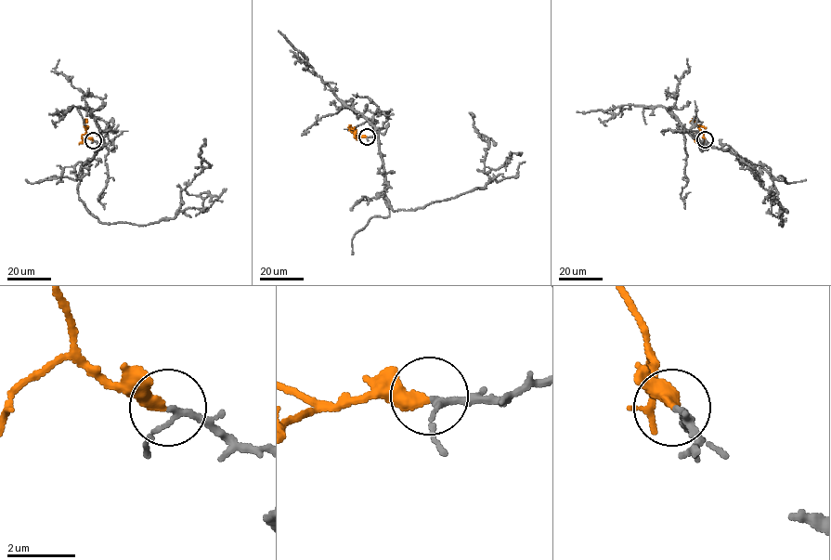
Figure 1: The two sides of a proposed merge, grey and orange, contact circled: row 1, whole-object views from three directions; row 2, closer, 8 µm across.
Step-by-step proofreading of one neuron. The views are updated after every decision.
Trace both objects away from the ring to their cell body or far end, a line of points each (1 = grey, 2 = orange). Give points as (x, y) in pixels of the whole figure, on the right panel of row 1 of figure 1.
1: (705, 140), (761, 164), (777, 191), (783, 226), (774, 193), (720, 139)
2: (705, 140), (703, 136), (702, 143), (696, 142), (693, 133)

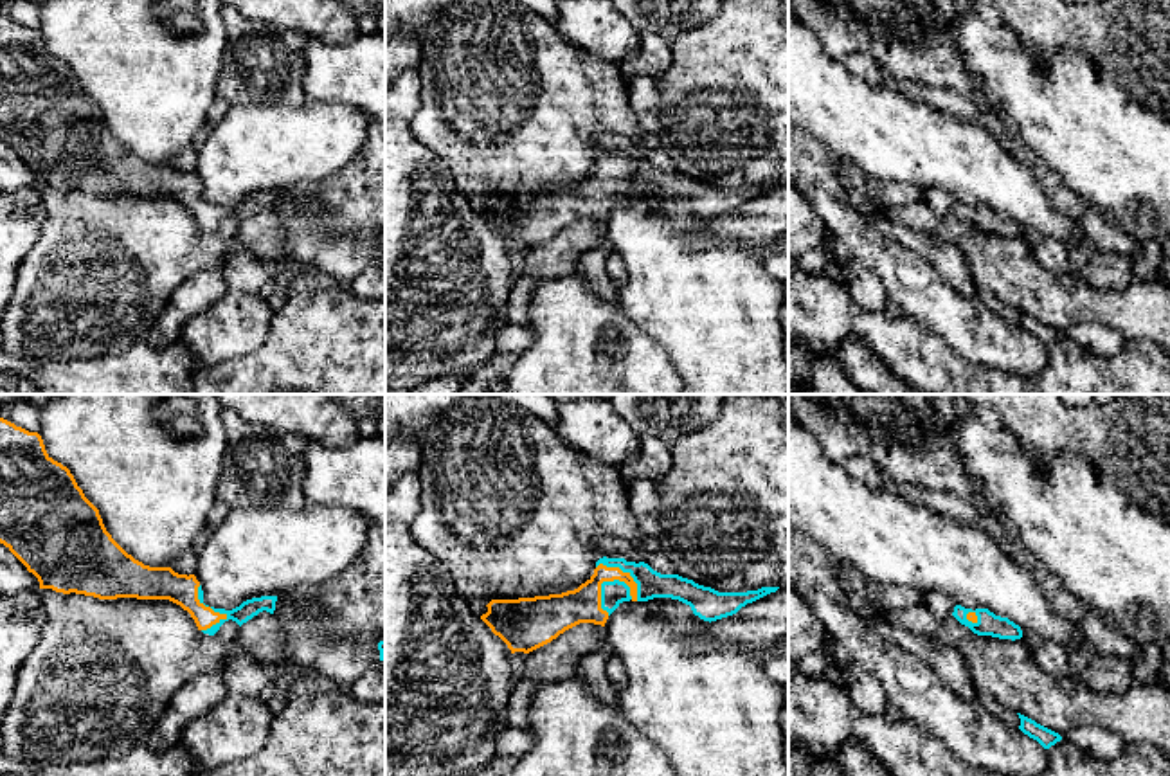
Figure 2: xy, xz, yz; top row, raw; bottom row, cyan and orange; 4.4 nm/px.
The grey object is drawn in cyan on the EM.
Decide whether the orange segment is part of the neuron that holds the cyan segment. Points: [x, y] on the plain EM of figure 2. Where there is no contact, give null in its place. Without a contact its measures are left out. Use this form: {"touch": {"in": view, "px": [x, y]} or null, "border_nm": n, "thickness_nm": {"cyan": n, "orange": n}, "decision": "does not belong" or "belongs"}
{"touch": {"in": "xy", "px": [216, 207]}, "border_nm": 220, "thickness_nm": {"cyan": 80, "orange": 140}, "decision": "belongs"}

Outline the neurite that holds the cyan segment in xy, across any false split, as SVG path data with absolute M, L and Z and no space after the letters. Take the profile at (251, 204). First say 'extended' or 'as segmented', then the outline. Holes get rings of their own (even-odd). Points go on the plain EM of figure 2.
extended; M0 14L0 140L38 175L40 185L99 196L169 196L187 207L198 227L209 232L214 232L229 216L241 223L263 207L270 211L275 207L277 193L252 194L232 207L209 203L203 200L203 187L194 171L178 171L171 164L149 164L135 157L106 128L99 106L85 94L70 67L47 50L41 32L4 14Z

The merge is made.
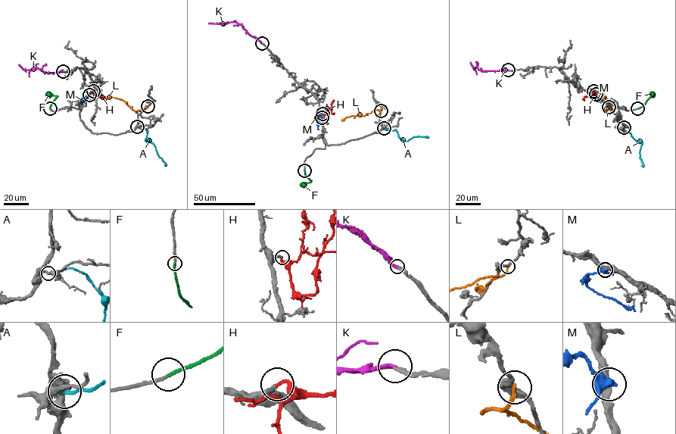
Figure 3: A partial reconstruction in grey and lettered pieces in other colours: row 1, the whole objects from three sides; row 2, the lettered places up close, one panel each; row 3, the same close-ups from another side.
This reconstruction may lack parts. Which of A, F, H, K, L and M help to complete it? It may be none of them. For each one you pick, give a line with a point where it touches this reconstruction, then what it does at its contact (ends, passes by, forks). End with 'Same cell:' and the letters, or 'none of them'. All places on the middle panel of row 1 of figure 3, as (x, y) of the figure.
F: meets grey at (304, 170); it ends there
H: meets grey at (322, 113); it ends there
K: meets grey at (262, 43); it ends there
Same cell: F, H, K

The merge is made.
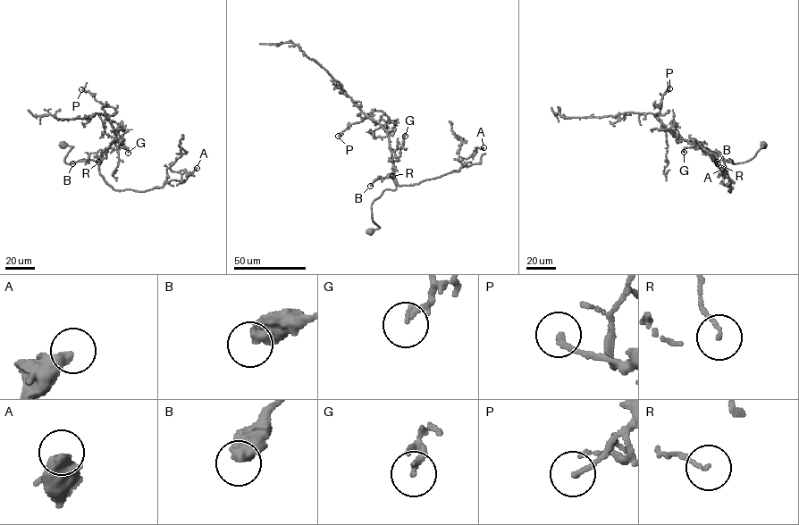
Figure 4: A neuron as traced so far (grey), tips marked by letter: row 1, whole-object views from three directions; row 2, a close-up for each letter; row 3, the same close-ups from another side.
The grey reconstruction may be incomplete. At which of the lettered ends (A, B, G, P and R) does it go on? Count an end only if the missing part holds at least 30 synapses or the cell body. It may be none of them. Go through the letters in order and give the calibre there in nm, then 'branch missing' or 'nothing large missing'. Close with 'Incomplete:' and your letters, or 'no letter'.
A: 480 nm thick; nothing large missing
B: 460 nm thick; nothing large missing
G: 170 nm thick; nothing large missing
P: 180 nm thick; nothing large missing
R: 110 nm thick; nothing large missing
Incomplete: no letter

